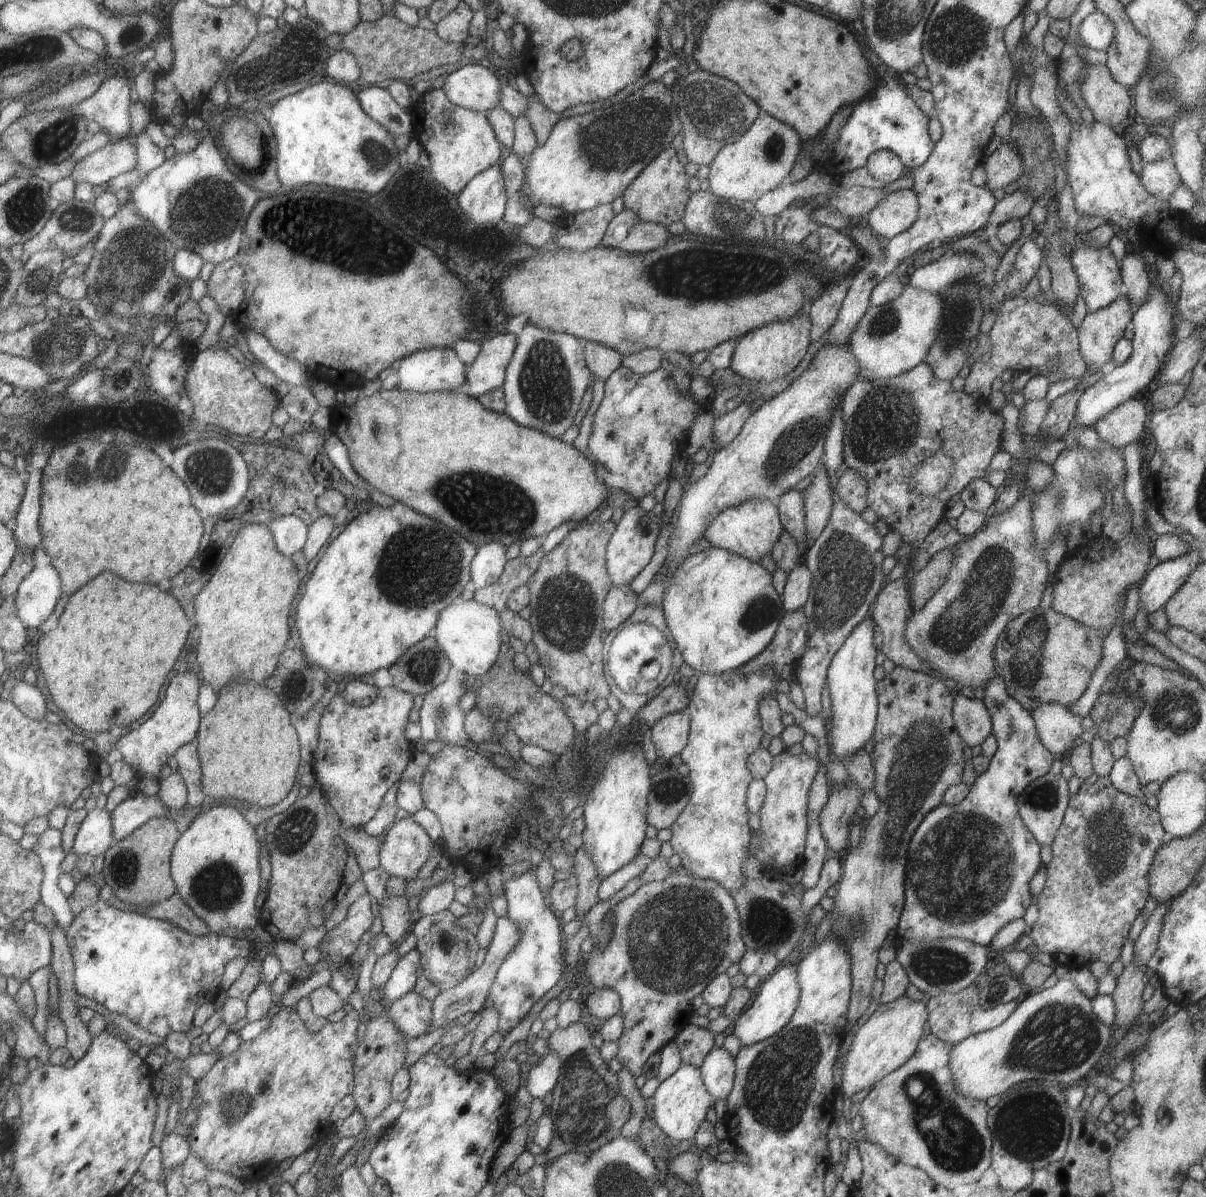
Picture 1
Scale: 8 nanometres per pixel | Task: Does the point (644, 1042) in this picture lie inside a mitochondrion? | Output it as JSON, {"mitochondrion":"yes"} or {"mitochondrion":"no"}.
{"mitochondrion":"no"}

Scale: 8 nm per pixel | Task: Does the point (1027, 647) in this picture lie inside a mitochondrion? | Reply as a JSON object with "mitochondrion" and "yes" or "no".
{"mitochondrion":"yes"}

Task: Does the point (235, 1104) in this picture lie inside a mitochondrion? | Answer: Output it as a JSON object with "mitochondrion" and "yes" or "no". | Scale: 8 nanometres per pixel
{"mitochondrion":"yes"}

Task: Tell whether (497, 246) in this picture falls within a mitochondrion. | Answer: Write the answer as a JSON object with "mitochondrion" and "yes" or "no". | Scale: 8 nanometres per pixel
{"mitochondrion":"no"}

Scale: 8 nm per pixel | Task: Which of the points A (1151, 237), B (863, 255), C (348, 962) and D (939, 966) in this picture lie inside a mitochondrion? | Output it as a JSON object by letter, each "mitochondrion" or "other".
{"A":"other","B":"other","C":"other","D":"mitochondrion"}

